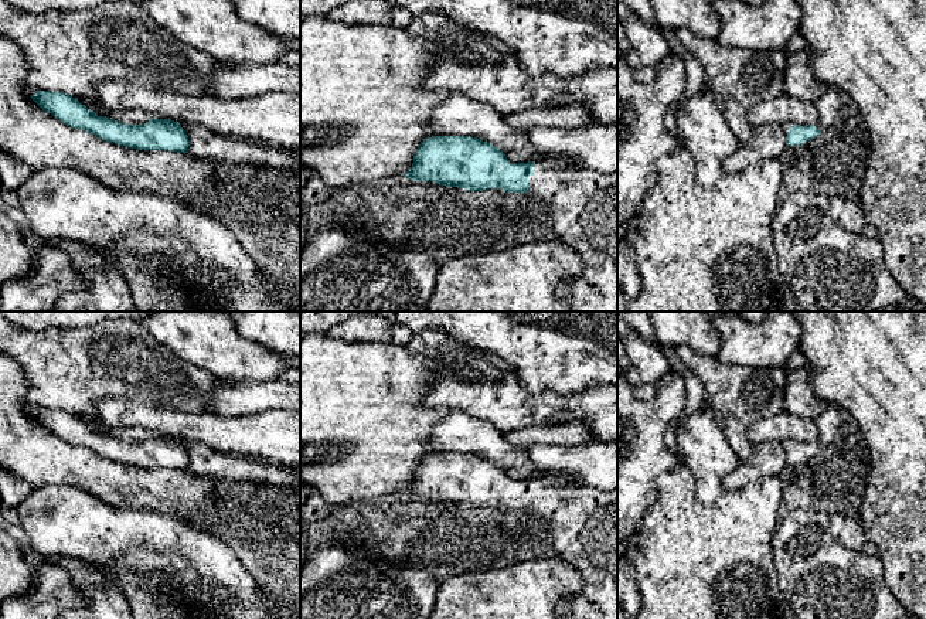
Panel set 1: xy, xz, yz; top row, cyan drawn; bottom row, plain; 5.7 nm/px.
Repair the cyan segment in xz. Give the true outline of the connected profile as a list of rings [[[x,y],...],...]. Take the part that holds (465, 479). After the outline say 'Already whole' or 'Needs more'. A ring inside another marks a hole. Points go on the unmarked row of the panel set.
[[[432,453],[419,462],[412,484],[404,493],[338,506],[324,520],[303,527],[306,547],[310,551],[358,537],[361,548],[371,560],[419,568],[432,574],[438,582],[464,572],[483,572],[521,561],[558,558],[582,574],[583,585],[578,594],[555,605],[555,615],[565,619],[617,619],[617,490],[596,490],[549,476],[514,480],[491,460],[473,453]]]. Needs more

